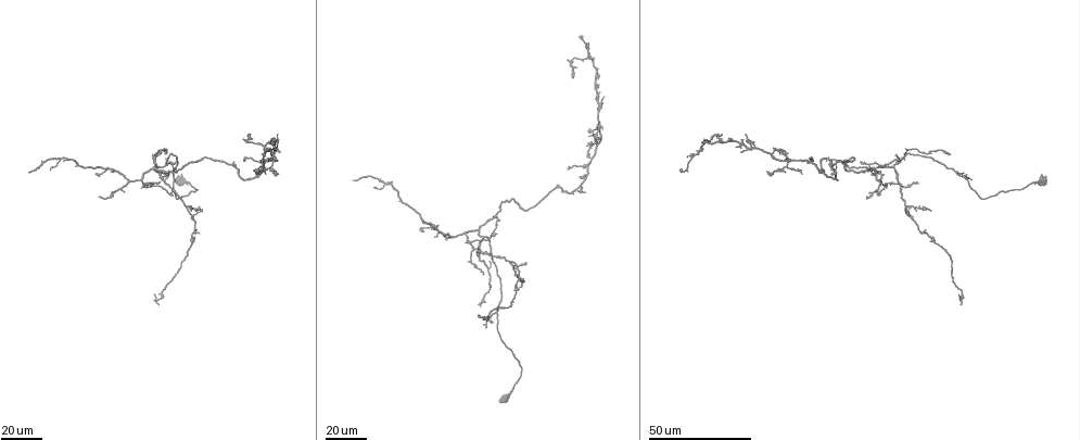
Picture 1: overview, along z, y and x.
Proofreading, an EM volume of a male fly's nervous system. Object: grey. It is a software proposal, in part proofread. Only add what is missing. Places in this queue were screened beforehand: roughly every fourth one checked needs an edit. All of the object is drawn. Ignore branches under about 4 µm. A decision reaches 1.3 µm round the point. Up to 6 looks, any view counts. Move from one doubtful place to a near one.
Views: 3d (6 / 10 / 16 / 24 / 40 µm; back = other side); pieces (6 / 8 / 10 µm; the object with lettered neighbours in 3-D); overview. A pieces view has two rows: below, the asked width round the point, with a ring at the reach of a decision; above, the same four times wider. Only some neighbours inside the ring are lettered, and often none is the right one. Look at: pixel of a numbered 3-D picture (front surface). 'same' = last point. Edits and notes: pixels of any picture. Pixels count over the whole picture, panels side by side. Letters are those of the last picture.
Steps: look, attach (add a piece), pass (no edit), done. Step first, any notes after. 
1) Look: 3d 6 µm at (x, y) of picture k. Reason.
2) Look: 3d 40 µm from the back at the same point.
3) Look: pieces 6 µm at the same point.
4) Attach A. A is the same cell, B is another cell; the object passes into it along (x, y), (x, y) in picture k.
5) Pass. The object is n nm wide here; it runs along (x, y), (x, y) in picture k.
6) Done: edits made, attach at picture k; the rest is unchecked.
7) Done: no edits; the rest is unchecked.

Look: 3d 40 µm at (721, 133) of picture 1. An open end.

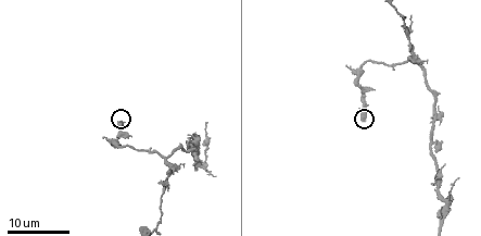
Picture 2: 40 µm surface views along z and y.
Look: pieces 6 µm at (363, 118) of picture 2.

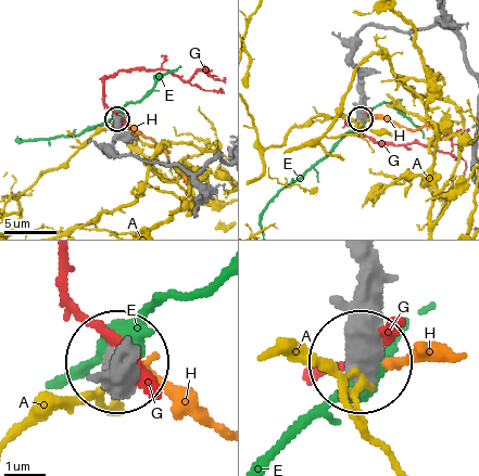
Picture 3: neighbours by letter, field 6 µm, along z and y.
Pass. The object is 470 nm wide here; A, E, G and H are other cells; it runs along (421, 28), (360, 29), (352, 61), (360, 117) in picture 3; none of them fits.

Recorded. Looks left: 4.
Look: 3d 24 µm at (28, 171) of picture 1. End of a long branch.

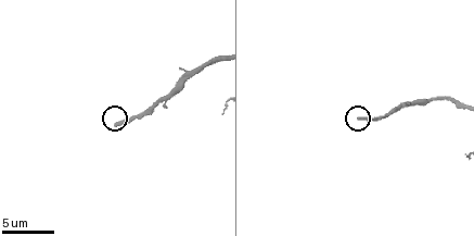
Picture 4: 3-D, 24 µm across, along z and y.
Look: pieces 6 µm at (359, 117) of picture 4. See the neighbours.

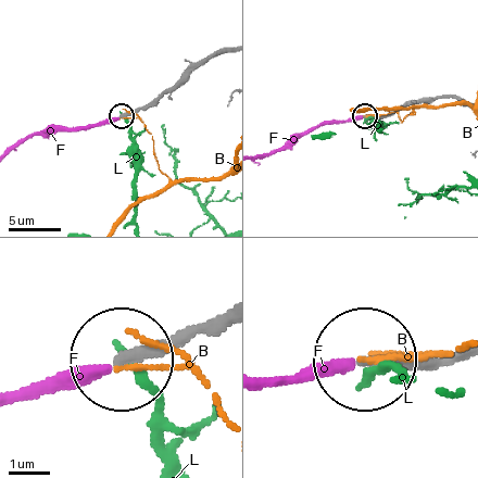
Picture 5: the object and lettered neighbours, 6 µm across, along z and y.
Attach F. F is the same cell, B and L are other cells; the object passes into it along (148, 102), (117, 117), (82, 127), (50, 127), (19, 141) in picture 5; it goes on there.

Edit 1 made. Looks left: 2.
Look: 3d 24 µm at (422, 224) of picture 1. Branch stops here.

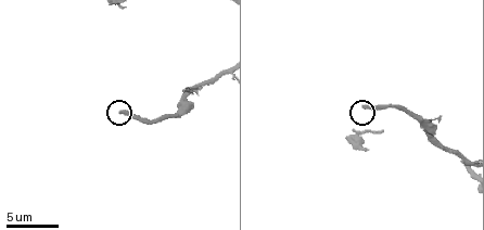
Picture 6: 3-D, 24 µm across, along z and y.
Look: pieces 10 µm at (364, 106) of picture 6. What lies round it.

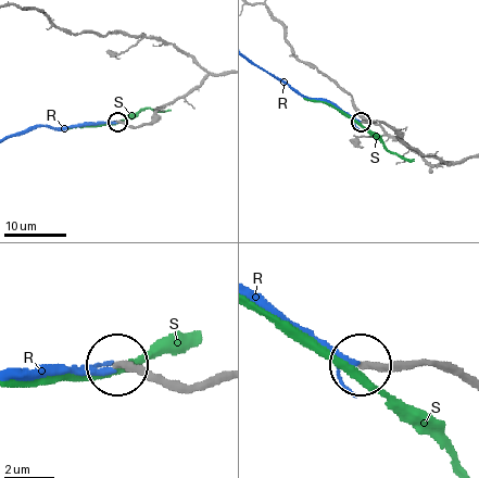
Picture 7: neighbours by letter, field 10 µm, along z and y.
Attach R. R is the same cell, S is another cell; the object passes into it along (181, 388), (127, 369), (15, 369) in picture 7; the neuron continues.

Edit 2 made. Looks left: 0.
Done: edits made, attach at picture 5, attach at picture 7; the rest is unchecked.

